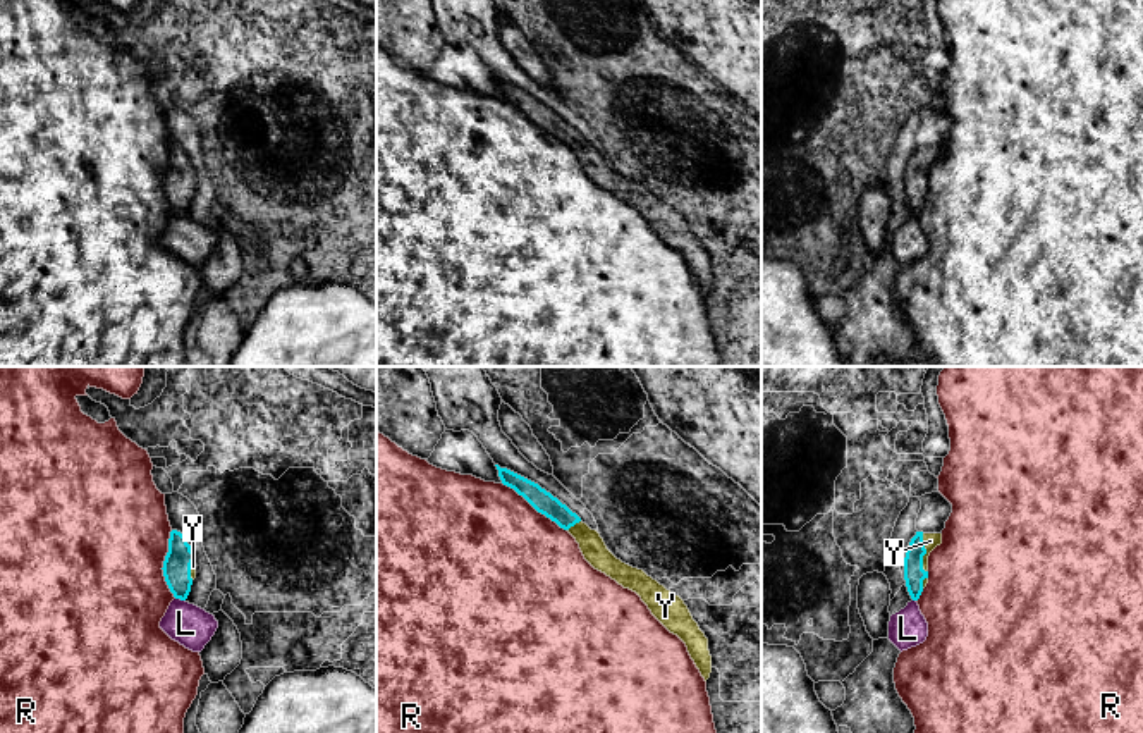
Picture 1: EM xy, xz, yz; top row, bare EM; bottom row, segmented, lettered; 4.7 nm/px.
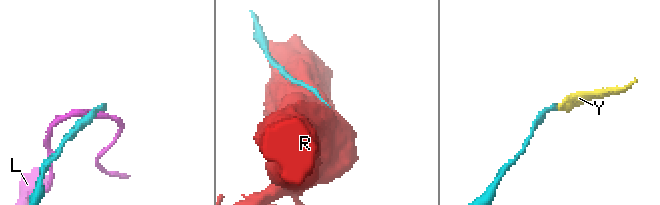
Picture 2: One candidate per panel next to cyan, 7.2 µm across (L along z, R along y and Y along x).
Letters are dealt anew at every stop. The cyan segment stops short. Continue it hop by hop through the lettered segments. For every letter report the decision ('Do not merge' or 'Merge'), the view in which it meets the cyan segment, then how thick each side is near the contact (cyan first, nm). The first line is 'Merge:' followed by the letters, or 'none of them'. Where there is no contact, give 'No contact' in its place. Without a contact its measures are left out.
Merge: Y
L: Do not merge. Touches cyan in xy. Thickness 130 nm (cyan) against 190 nm
R: Do not merge. Touches cyan in xy. Thickness 130 nm (cyan) against 480 nm
Y: Merge. Touches cyan in yz. Thickness 100 nm (cyan) against 80 nm

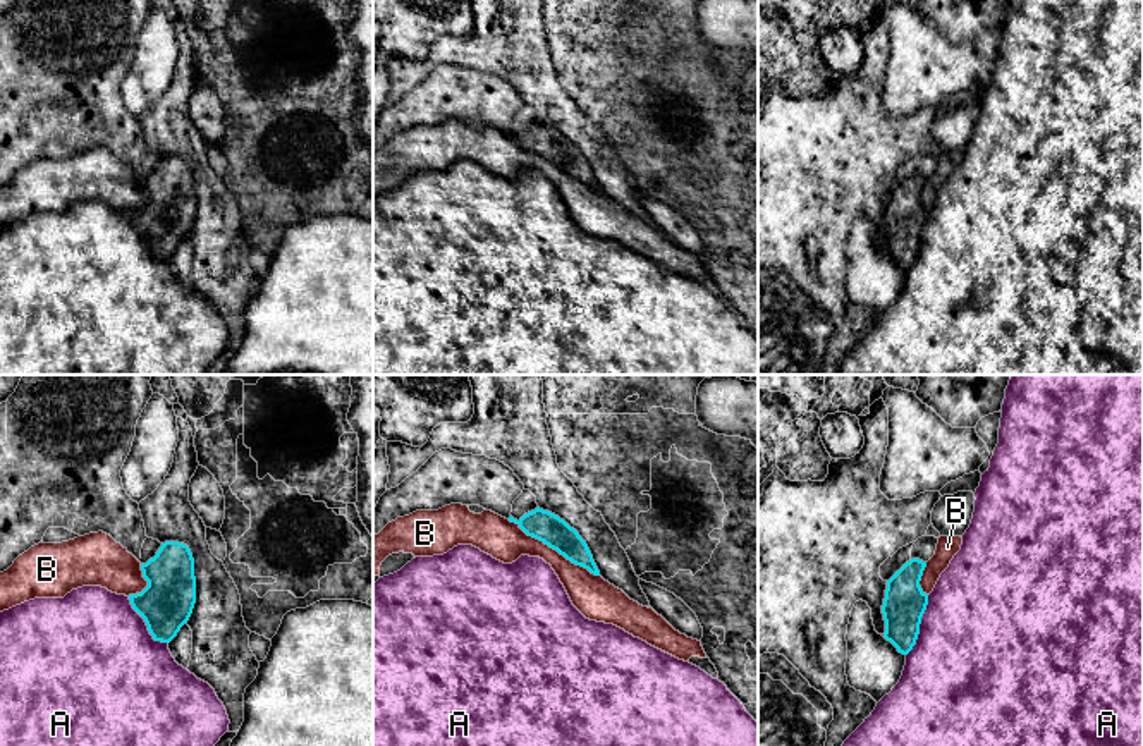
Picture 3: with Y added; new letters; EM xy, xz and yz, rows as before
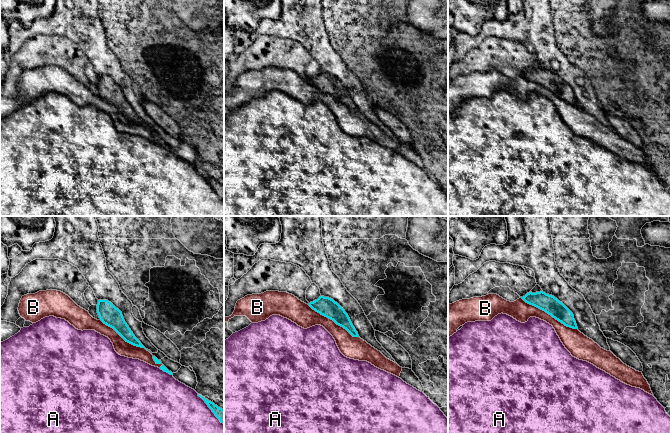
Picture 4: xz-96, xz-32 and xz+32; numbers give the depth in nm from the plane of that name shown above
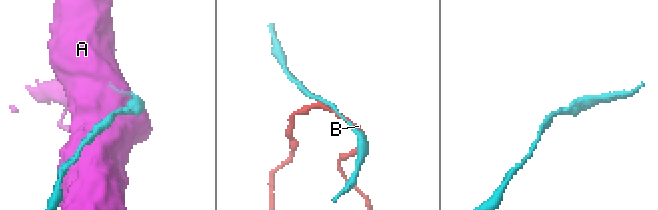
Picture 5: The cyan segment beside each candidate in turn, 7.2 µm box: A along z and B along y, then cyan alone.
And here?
Merge: none of them
A: Do not merge. Touches cyan in yz. Thickness 200 nm (cyan) against 480 nm
B: Do not merge. Touches cyan in xz. Thickness 140 nm (cyan) against 190 nm

